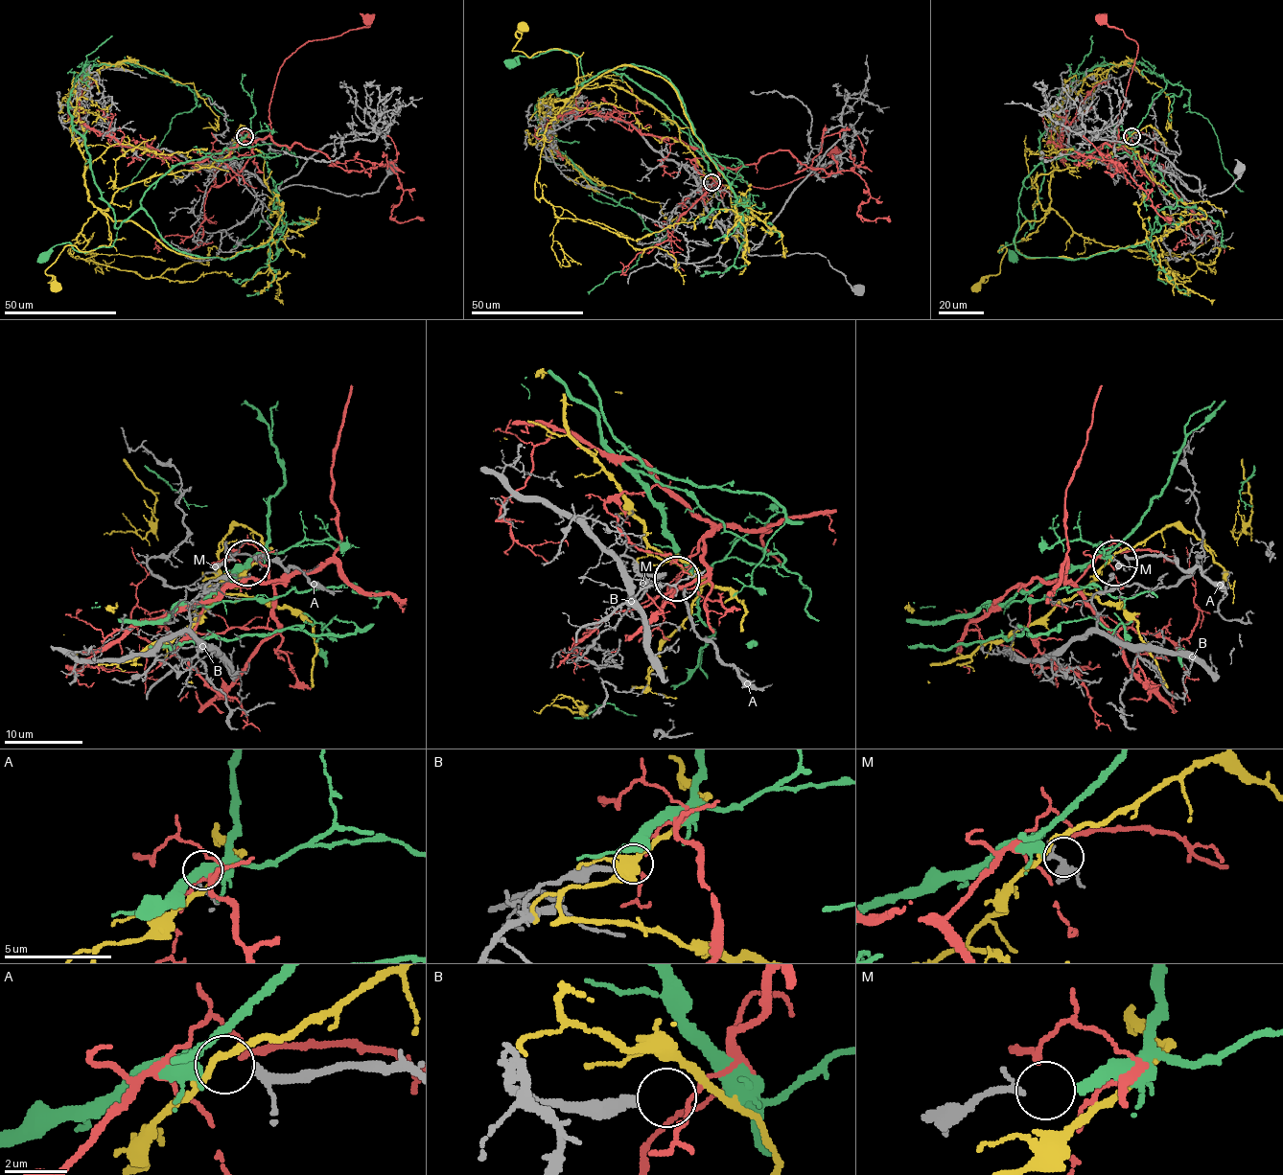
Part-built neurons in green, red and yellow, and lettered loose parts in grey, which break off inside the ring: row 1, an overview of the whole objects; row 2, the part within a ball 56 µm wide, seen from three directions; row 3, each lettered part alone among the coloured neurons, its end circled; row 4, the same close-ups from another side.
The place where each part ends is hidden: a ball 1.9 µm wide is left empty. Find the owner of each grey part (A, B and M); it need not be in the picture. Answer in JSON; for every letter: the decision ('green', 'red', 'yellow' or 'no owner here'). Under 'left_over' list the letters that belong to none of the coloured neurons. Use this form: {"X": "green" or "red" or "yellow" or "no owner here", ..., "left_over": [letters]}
{"A": "green", "B": "no owner here", "M": "no owner here", "left_over": ["B", "M"]}

